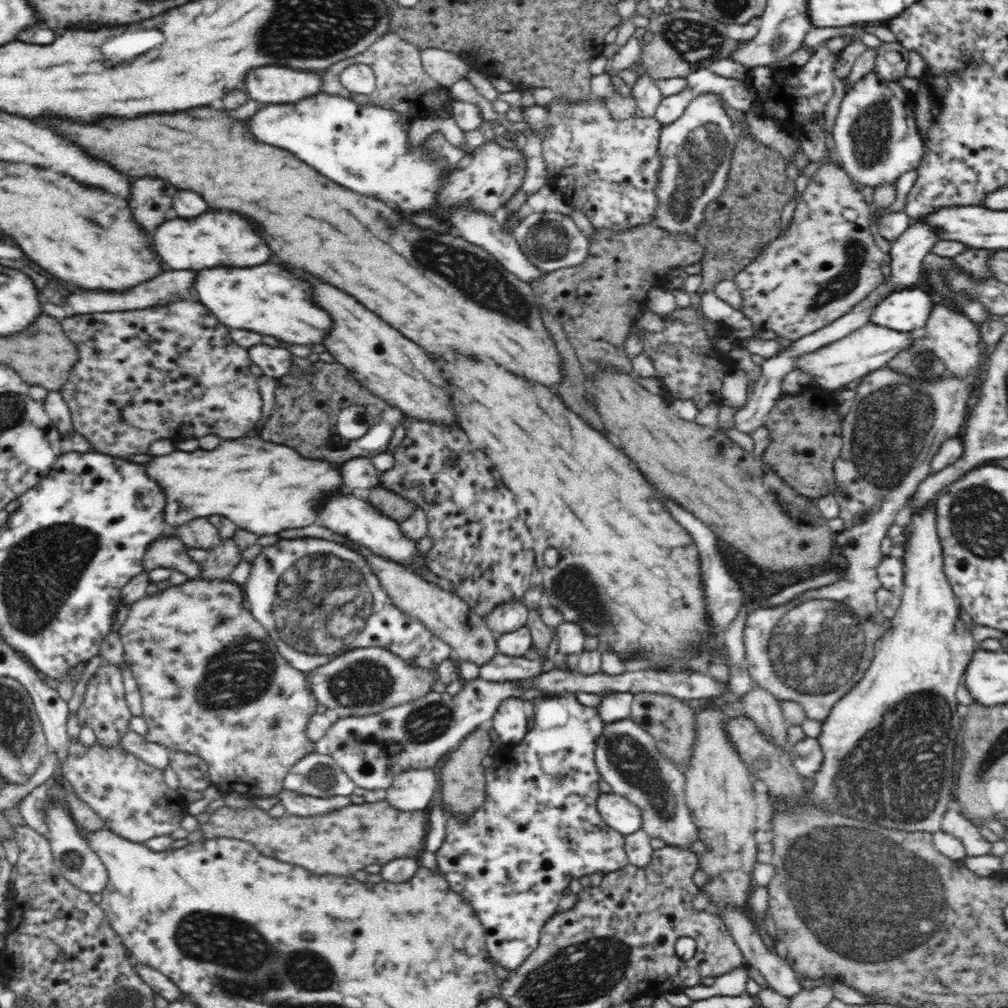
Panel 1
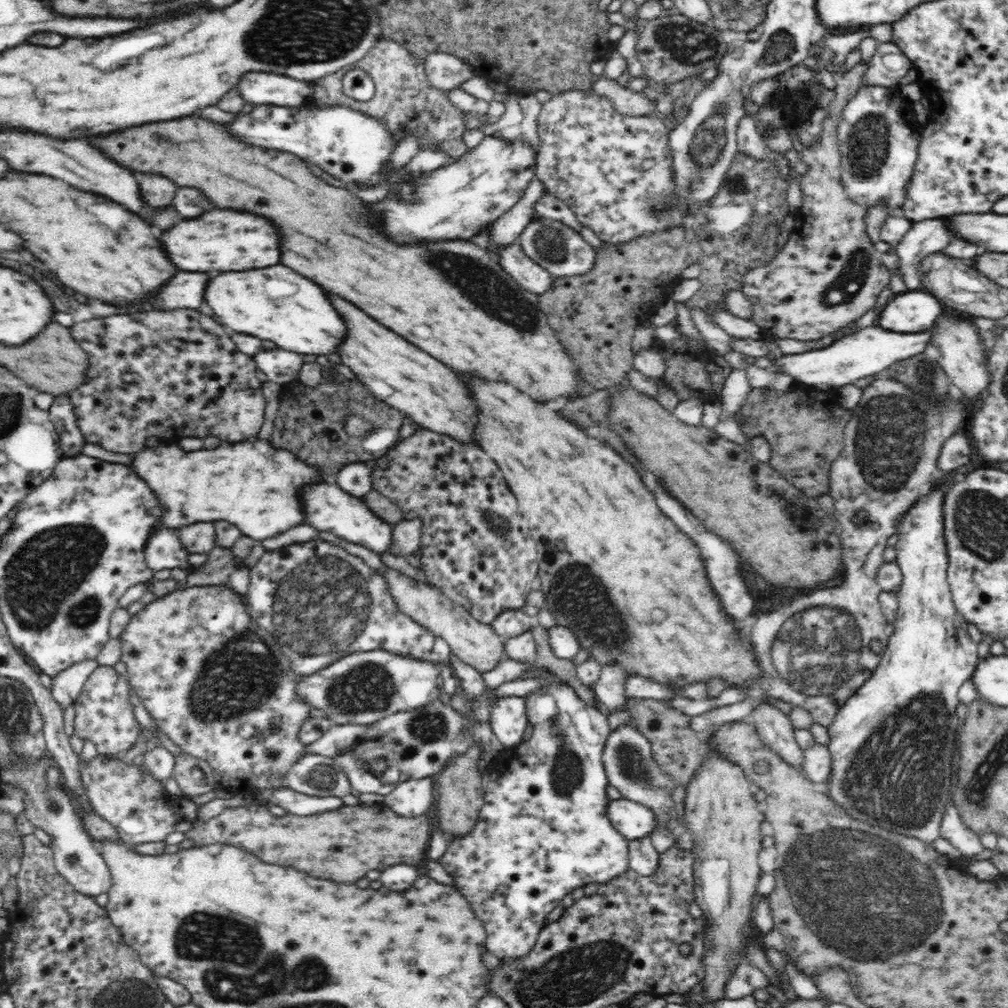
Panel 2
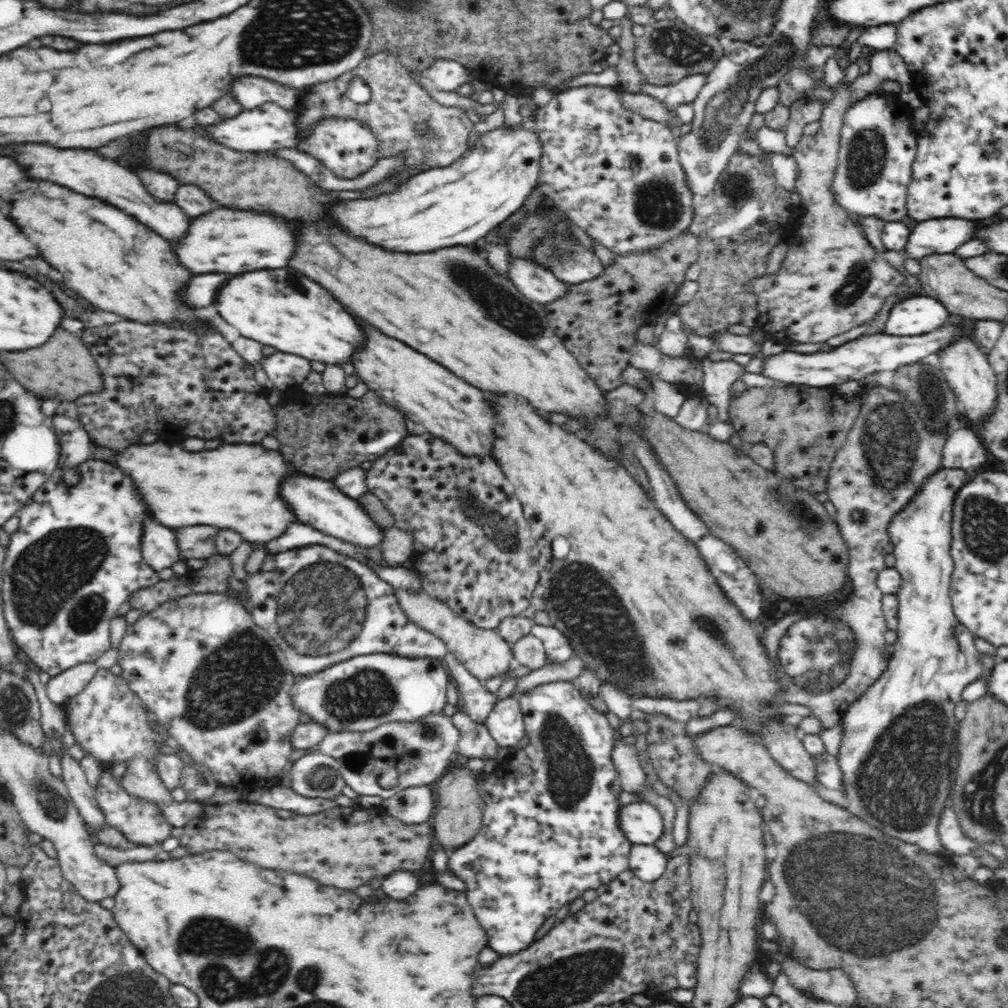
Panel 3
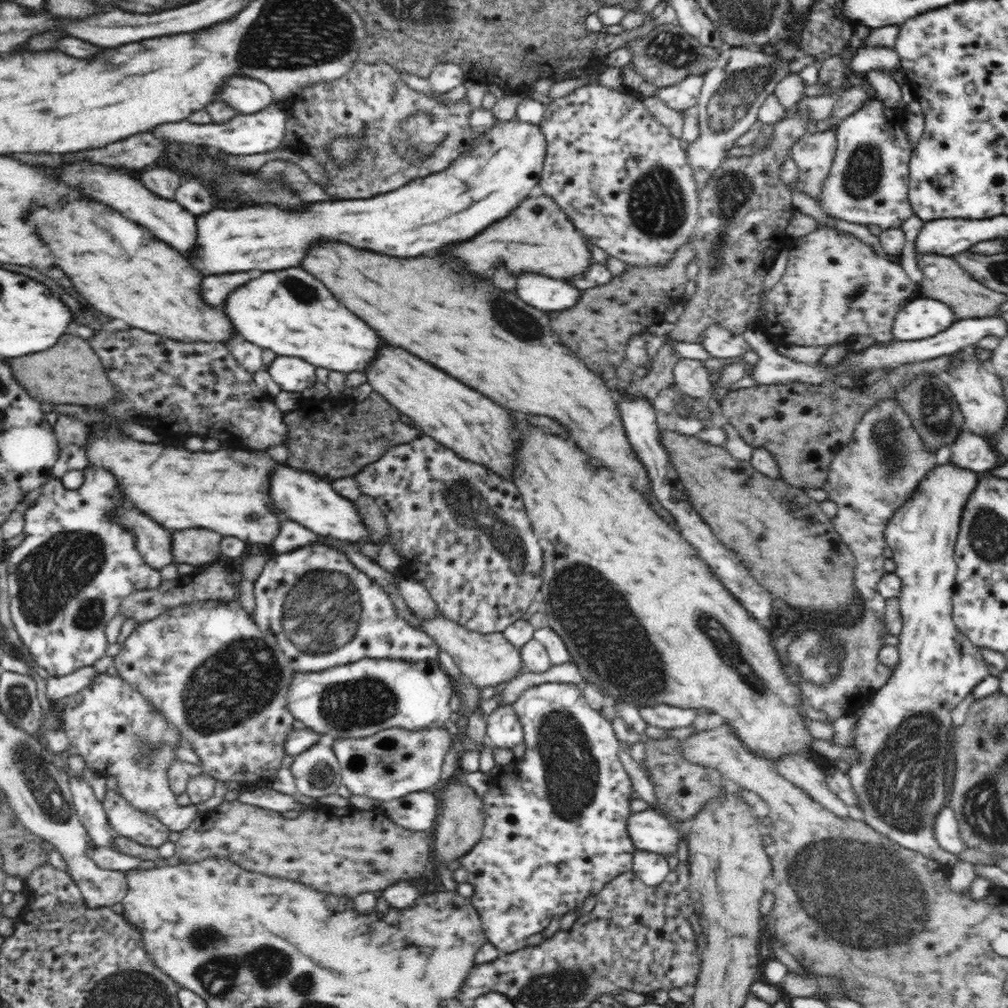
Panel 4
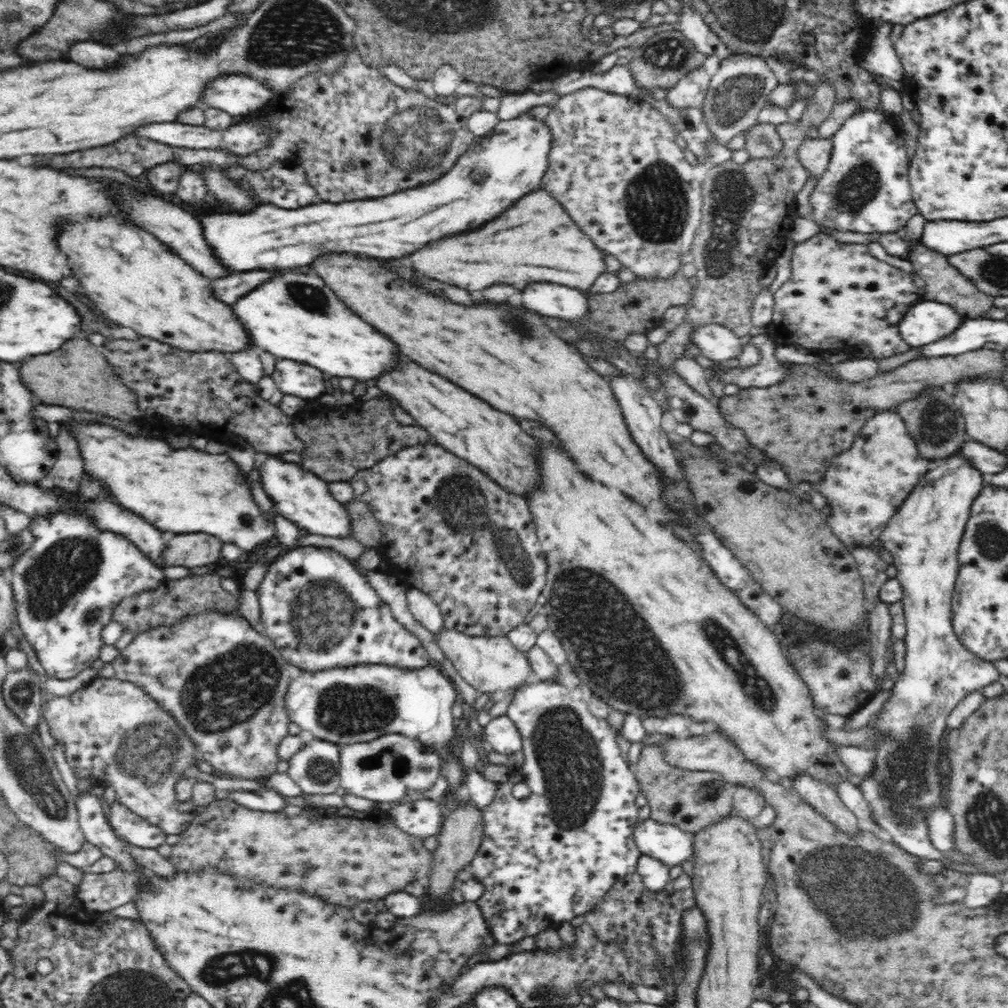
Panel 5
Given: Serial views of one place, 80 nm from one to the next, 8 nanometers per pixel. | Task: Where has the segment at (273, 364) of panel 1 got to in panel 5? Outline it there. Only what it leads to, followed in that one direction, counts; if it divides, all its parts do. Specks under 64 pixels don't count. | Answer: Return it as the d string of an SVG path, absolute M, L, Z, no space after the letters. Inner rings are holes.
M276 360L271 376L283 395L297 396L305 401L311 398L327 400L324 373L314 366L294 360Z

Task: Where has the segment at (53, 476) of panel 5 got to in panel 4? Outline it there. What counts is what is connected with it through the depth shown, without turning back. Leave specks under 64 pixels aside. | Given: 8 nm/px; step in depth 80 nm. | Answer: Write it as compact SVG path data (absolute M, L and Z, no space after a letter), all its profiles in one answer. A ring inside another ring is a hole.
M60 414L52 429L60 447L58 460L51 470L53 478L61 479L70 470L83 470L88 465L86 445L89 425L73 414Z

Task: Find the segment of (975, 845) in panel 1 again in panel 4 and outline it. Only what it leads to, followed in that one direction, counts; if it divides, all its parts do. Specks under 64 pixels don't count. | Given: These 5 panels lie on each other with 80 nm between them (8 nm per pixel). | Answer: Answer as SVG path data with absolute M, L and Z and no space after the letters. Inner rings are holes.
M942 807L934 819L934 837L940 848L957 855L967 847L962 841L959 824L951 807Z

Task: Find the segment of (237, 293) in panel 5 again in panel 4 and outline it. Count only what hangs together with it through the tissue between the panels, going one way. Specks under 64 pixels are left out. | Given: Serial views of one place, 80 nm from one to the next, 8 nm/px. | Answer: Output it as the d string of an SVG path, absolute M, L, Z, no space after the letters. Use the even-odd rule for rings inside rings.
M250 270L250 272L238 272L238 274L218 274L218 276L206 276L202 282L202 296L208 304L224 306L230 292L244 286L248 280L254 280L262 274L262 270Z

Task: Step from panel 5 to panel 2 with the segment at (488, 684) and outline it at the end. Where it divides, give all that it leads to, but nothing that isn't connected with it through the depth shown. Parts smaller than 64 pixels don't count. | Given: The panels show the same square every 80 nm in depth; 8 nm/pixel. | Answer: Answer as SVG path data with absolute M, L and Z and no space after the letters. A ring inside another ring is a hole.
M387 566L384 571L378 571L378 574L385 578L390 595L394 598L398 608L410 619L418 622L419 626L446 641L451 648L452 657L473 666L481 675L494 670L502 660L508 657L504 649L504 638L500 637L491 625L476 620L464 607L454 605L436 587L430 587L428 583L417 582Z

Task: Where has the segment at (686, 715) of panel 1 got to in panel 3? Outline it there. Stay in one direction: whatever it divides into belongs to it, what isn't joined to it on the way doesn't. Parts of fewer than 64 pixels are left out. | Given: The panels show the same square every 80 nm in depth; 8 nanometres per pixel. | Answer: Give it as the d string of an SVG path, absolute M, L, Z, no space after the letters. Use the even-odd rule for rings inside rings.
M640 713L638 716L649 724L645 740L647 742L647 756L655 769L655 773L668 788L672 788L674 792L678 793L678 796L687 800L689 805L700 794L700 790L706 784L708 776L712 772L721 770L711 762L706 762L699 757L699 754L695 751L694 735L690 735L685 731L684 723L662 715L653 717L652 715Z

